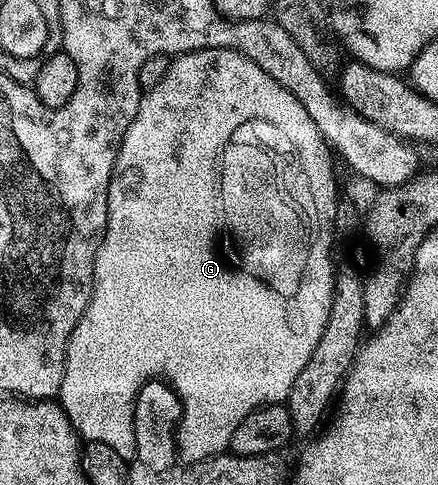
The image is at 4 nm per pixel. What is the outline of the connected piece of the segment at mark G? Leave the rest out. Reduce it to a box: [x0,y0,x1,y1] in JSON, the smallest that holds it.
[58,48,336,464]

